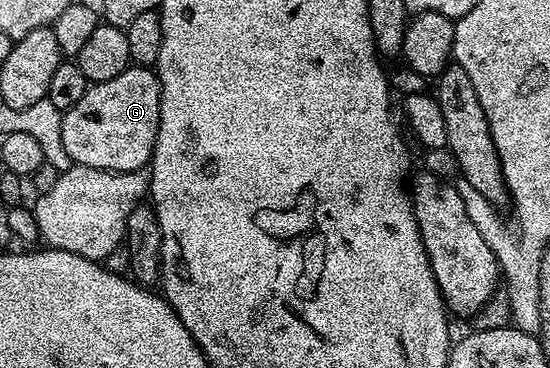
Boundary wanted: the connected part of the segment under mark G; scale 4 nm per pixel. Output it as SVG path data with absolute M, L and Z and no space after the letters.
M130 66L123 74L107 78L107 82L90 84L89 89L62 115L63 146L71 154L74 164L101 168L104 172L140 172L152 161L155 138L159 134L159 102L161 83L153 68Z

